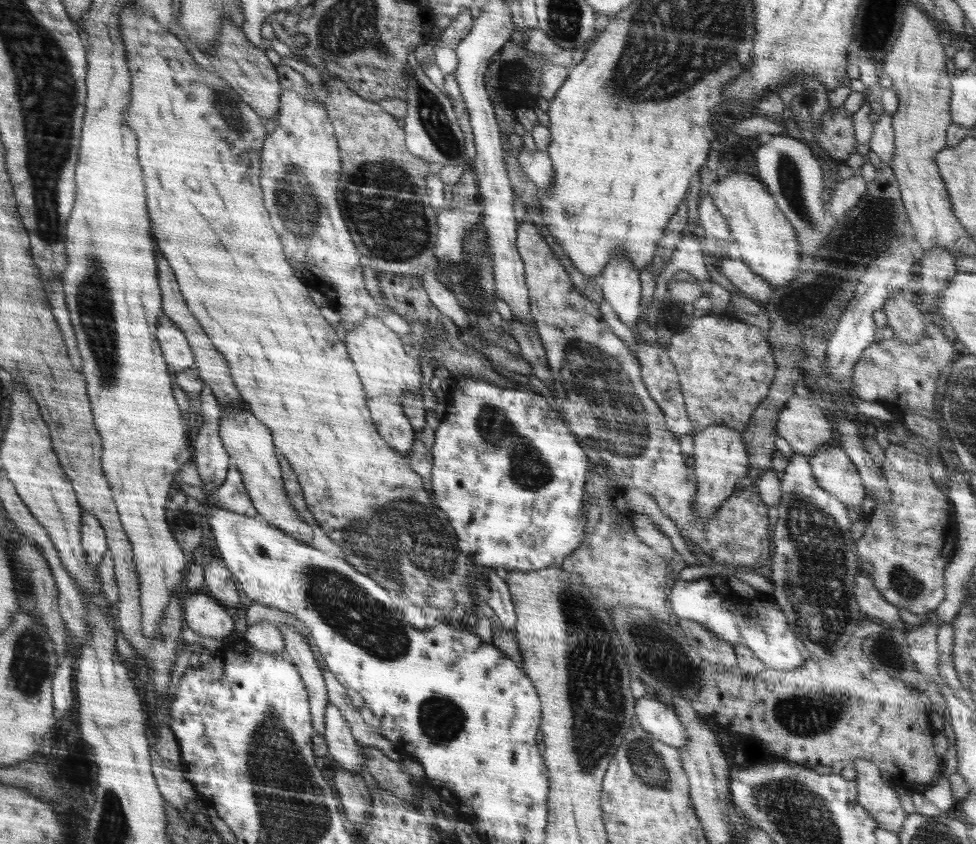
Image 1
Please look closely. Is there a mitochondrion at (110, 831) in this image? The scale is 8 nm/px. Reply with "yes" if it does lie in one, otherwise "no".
yes

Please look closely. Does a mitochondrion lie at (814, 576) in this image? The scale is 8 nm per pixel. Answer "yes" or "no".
yes

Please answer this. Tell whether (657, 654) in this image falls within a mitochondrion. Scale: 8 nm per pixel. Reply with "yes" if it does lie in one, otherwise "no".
yes

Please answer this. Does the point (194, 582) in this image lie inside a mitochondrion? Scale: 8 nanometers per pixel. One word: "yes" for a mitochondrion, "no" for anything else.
no

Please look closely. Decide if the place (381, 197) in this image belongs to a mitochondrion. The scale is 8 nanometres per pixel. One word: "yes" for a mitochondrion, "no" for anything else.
yes

